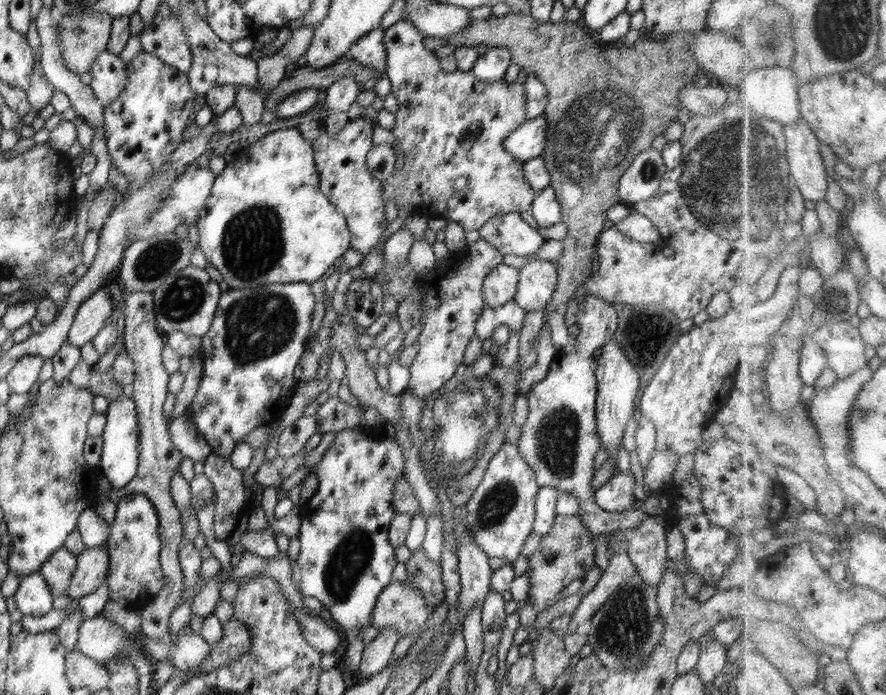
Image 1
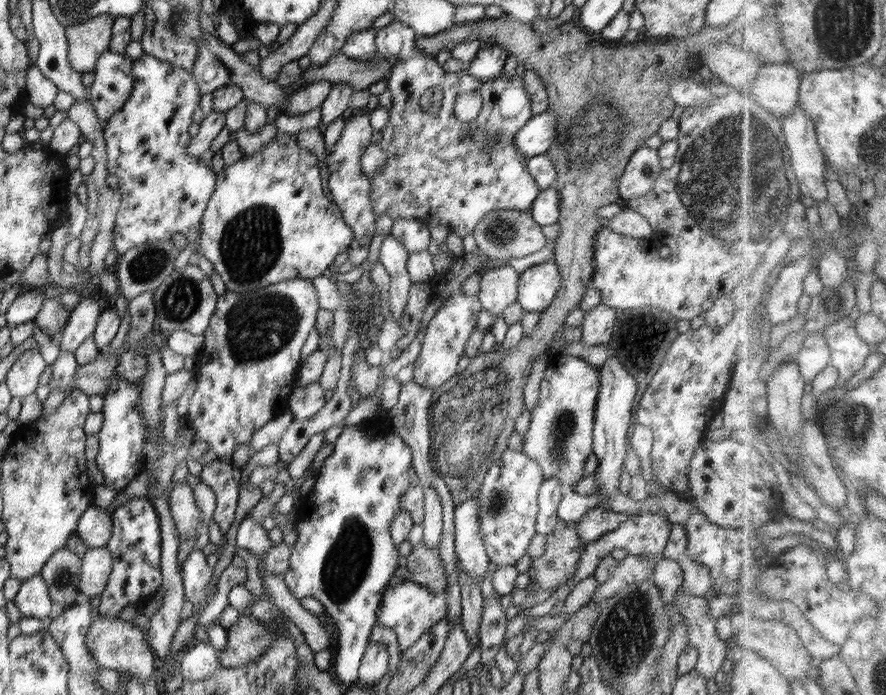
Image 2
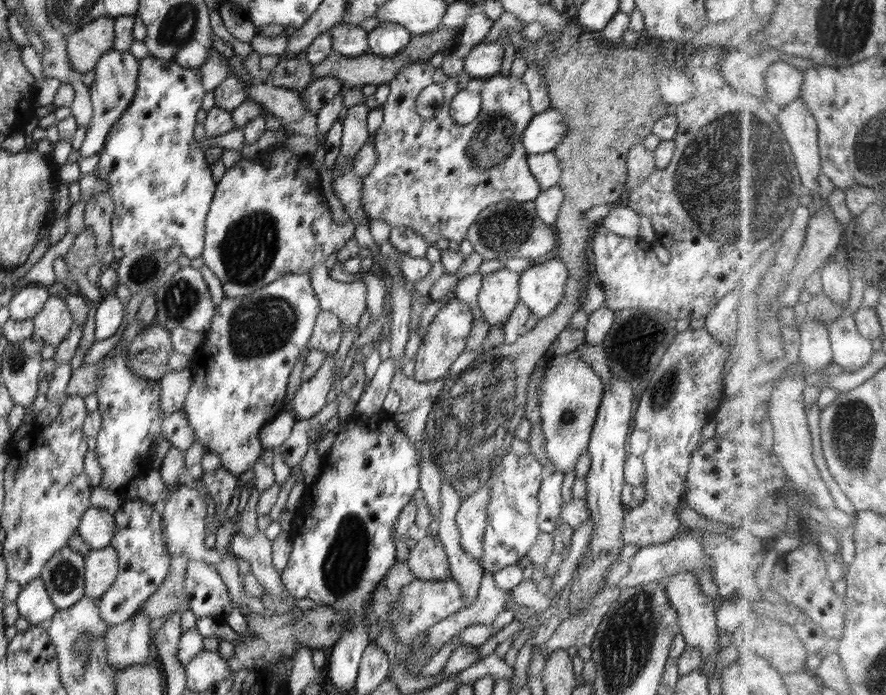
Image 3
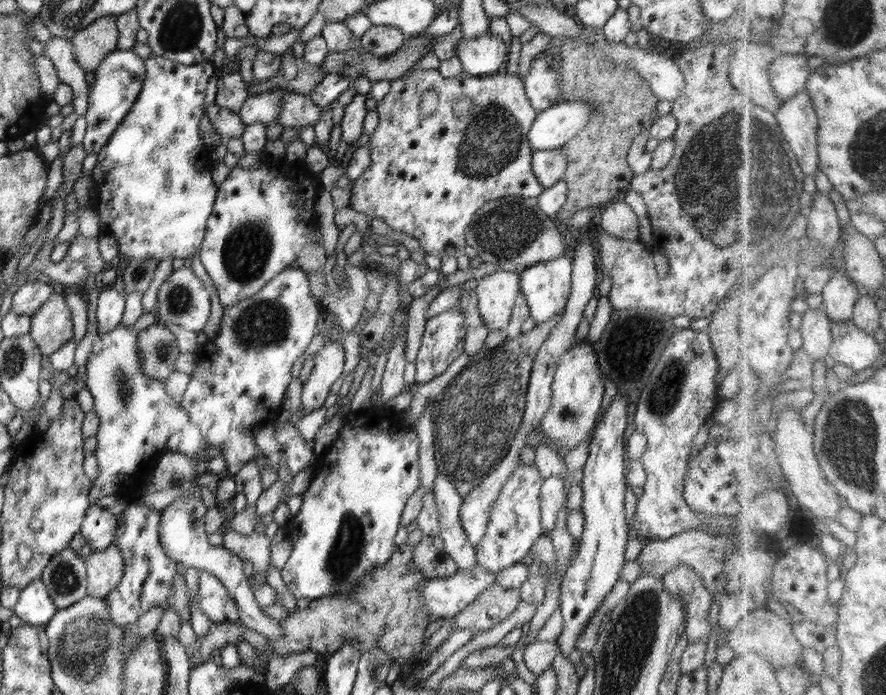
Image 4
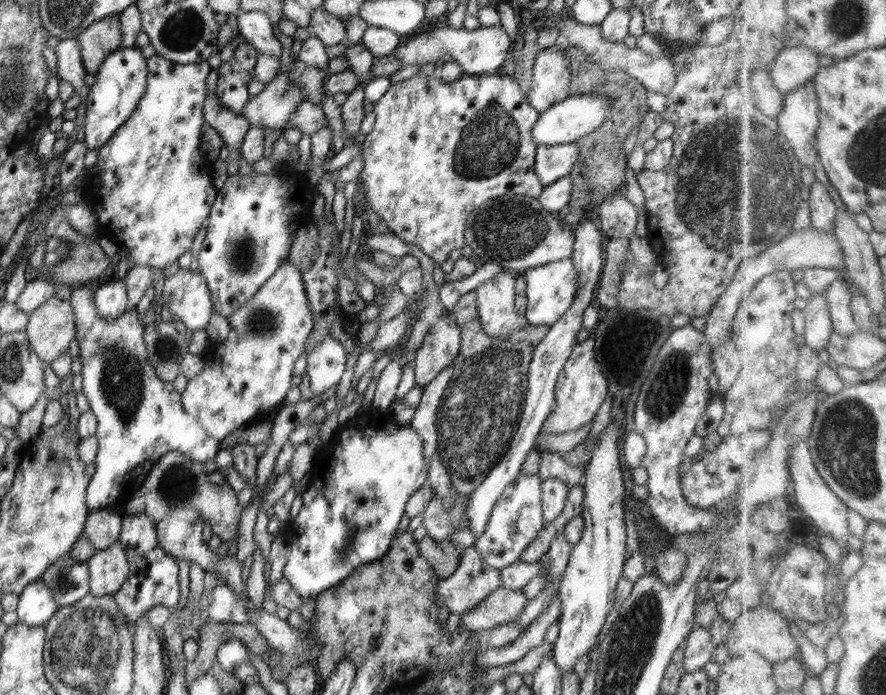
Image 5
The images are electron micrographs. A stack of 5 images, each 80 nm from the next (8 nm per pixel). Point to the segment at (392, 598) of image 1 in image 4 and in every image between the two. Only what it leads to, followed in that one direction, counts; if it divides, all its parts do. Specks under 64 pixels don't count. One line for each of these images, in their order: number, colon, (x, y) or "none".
2: (410, 610)
3: (422, 604)
4: (445, 598)

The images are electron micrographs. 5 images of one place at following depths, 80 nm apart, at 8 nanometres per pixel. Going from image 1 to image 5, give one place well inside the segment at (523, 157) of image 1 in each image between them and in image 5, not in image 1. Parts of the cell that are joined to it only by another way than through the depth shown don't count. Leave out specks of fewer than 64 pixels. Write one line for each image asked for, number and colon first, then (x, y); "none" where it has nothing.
2: (534, 139)
3: (545, 132)
4: (553, 128)
5: (576, 117)

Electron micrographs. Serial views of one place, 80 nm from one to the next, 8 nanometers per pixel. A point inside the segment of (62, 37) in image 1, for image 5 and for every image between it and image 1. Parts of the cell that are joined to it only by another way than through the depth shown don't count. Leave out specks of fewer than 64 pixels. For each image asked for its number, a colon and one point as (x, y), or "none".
2: (86, 41)
3: (85, 46)
4: (91, 45)
5: (103, 37)

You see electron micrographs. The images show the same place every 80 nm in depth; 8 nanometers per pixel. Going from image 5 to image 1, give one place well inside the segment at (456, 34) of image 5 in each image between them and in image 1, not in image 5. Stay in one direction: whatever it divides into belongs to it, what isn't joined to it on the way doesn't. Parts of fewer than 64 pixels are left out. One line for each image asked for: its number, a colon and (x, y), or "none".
1: (491, 66)
2: (487, 65)
3: (483, 61)
4: (482, 56)

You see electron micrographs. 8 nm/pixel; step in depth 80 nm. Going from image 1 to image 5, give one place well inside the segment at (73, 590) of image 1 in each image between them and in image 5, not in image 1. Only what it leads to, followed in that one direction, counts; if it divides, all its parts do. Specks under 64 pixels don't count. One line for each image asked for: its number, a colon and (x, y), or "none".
2: (96, 566)
3: (101, 566)
4: (104, 568)
5: (108, 569)

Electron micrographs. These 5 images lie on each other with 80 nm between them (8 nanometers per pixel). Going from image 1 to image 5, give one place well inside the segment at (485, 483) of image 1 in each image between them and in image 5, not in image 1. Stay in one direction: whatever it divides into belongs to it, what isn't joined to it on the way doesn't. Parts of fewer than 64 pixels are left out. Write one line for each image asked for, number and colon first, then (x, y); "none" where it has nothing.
2: (508, 508)
3: (512, 528)
4: (514, 525)
5: (517, 517)

